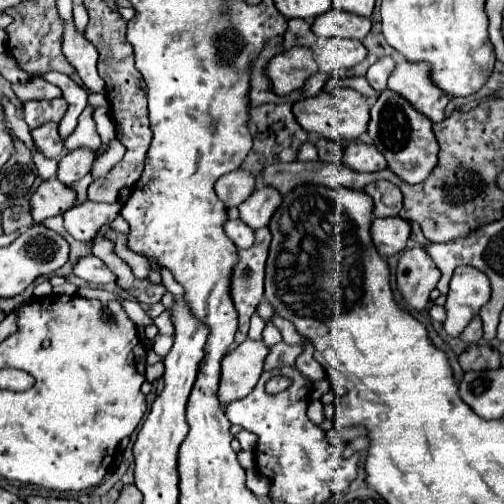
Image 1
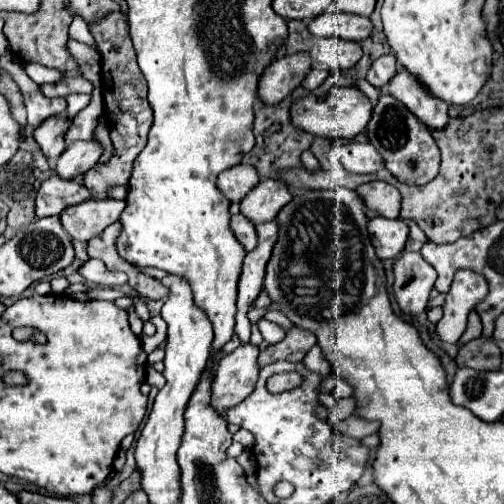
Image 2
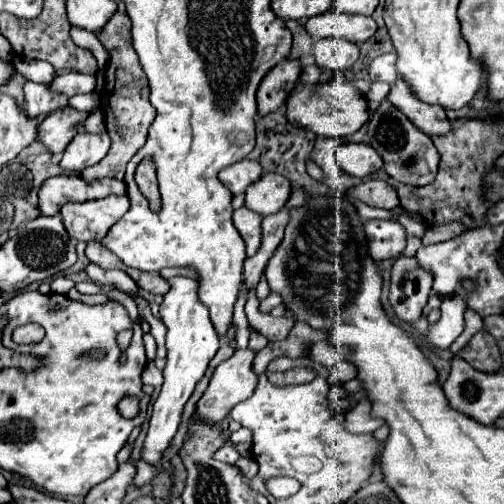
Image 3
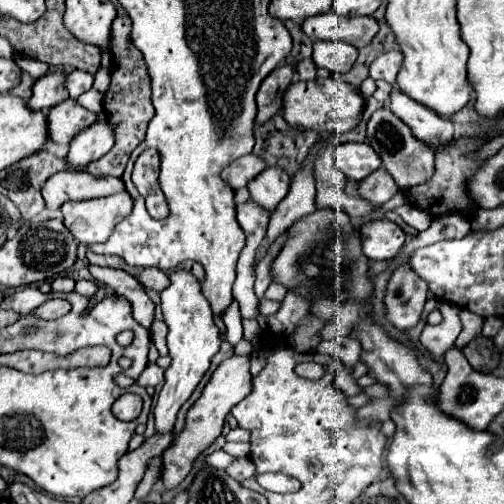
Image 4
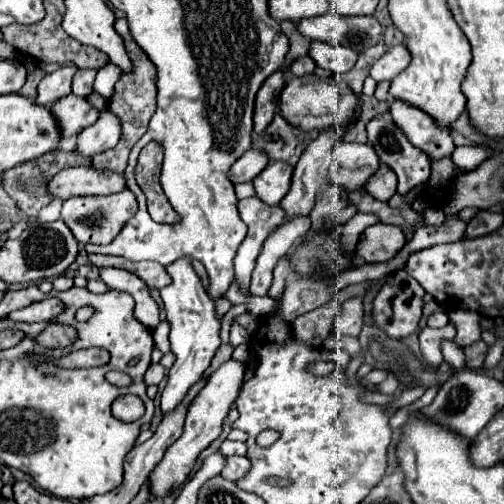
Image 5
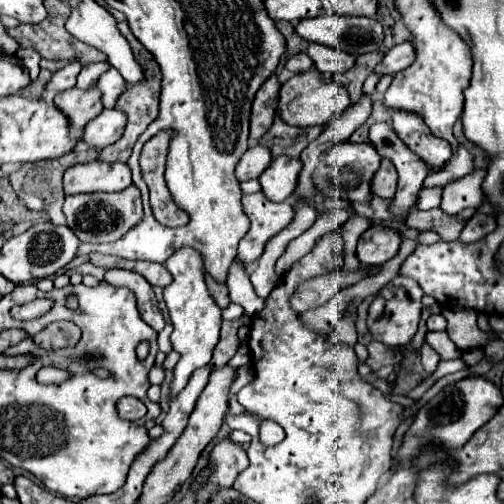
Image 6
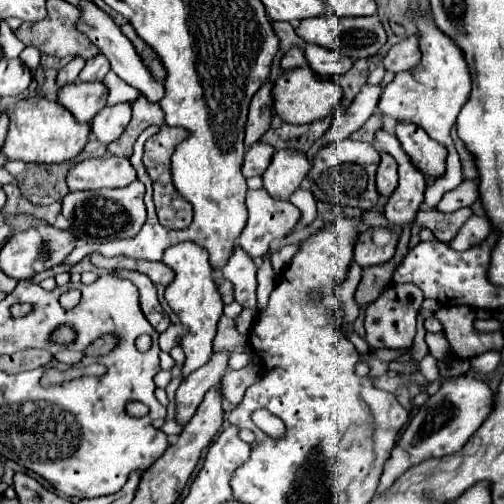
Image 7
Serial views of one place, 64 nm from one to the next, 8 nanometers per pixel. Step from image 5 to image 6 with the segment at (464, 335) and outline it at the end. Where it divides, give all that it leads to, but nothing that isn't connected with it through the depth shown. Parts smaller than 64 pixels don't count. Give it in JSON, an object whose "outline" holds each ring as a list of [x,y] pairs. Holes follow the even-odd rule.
{"outline":[[[444,308],[442,314],[448,320],[448,336],[452,338],[452,342],[462,350],[472,350],[472,348],[482,348],[488,344],[488,340],[496,338],[494,334],[486,334],[478,328],[476,324],[476,310],[470,308]]]}

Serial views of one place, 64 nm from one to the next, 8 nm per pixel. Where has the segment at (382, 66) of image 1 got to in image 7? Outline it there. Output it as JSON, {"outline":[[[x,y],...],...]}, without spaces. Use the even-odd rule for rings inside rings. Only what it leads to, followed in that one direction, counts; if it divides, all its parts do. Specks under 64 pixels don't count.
{"outline":[[[410,36],[396,46],[388,50],[384,56],[384,68],[390,72],[402,72],[408,68],[414,68],[420,62],[420,48],[418,48],[418,36]]]}

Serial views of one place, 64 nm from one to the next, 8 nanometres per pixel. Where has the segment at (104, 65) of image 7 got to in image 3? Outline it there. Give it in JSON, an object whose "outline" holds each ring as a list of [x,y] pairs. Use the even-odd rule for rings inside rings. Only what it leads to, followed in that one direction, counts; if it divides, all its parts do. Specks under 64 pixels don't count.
{"outline":[[[66,72],[66,74],[58,74],[54,78],[54,82],[50,84],[52,92],[62,92],[66,96],[76,96],[76,94],[84,94],[84,92],[92,92],[96,86],[96,78],[90,74],[82,74],[82,72]]]}

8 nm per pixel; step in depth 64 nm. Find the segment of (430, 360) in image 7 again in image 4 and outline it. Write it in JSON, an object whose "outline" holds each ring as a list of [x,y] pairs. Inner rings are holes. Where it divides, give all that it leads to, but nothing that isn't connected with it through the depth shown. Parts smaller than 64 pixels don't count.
{"outline":[[[442,302],[440,312],[442,312],[442,322],[436,326],[426,326],[420,336],[422,344],[436,356],[442,356],[446,350],[450,350],[462,330],[460,308],[456,304]]]}

